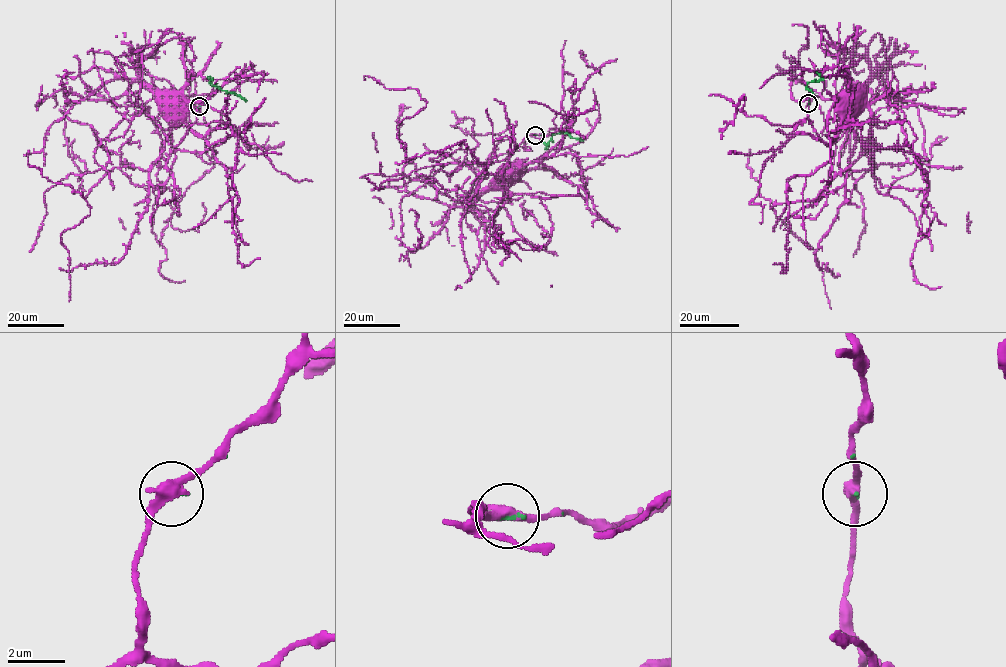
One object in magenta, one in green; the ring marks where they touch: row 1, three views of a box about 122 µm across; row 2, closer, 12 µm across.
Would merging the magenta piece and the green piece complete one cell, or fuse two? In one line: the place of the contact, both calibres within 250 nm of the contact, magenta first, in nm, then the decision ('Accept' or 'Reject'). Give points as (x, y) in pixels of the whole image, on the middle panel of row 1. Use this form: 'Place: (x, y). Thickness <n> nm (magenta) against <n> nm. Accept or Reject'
Place: (535, 135). Thickness 380 nm (magenta) against 100 nm. Accept

